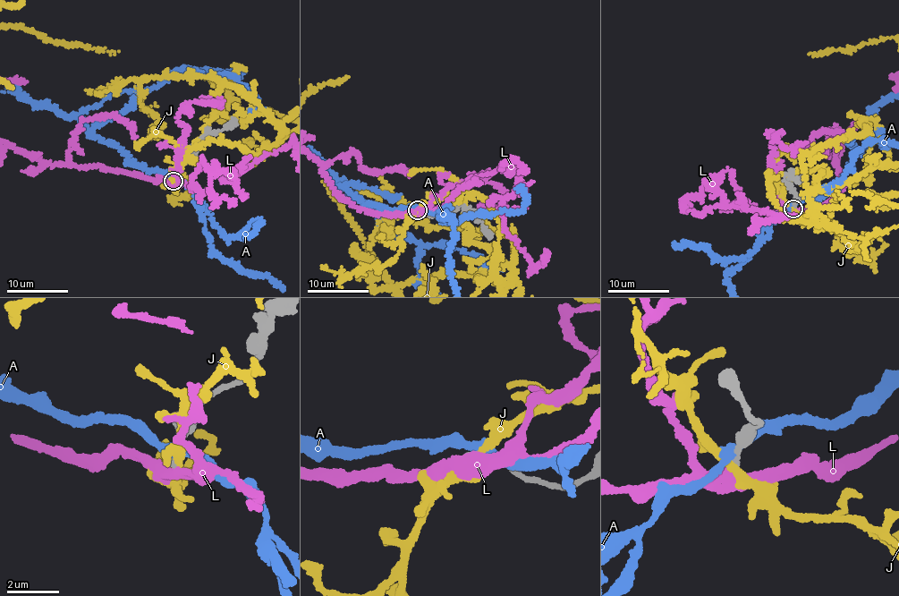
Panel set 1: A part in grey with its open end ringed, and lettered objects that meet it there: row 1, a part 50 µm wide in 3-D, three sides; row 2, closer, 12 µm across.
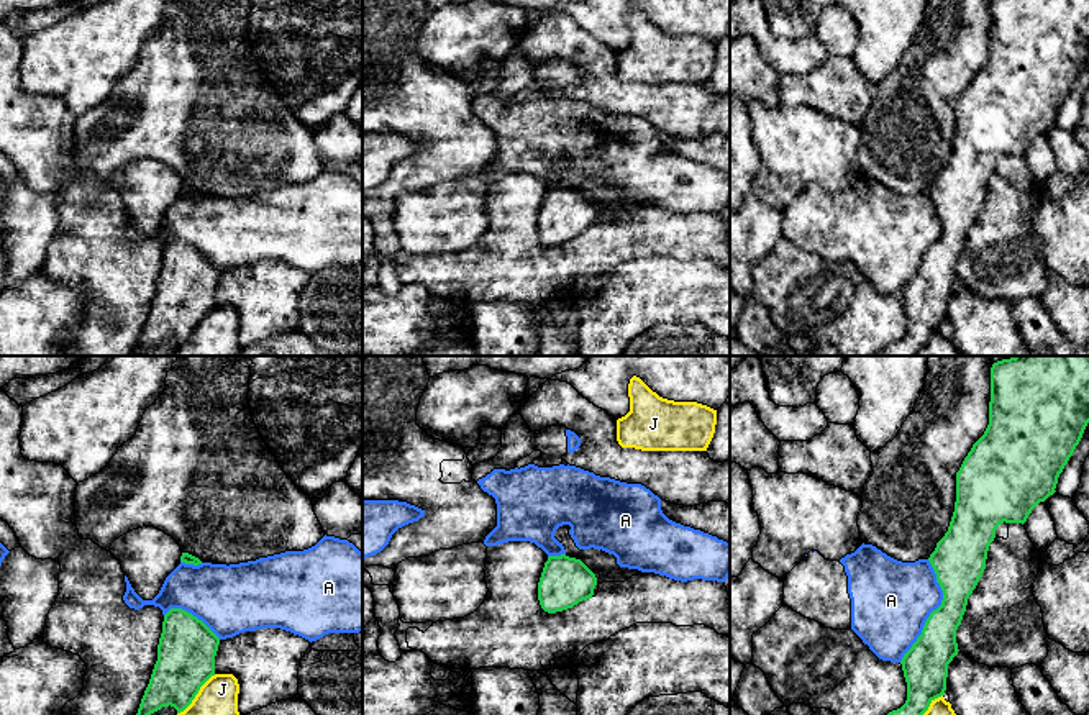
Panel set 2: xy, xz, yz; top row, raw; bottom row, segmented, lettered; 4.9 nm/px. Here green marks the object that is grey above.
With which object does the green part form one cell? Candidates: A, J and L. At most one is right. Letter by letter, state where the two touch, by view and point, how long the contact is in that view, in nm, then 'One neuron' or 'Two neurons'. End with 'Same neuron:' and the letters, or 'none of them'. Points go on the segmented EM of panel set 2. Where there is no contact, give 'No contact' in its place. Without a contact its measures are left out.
A: Touches green at yz (934, 610). Shared border 500 nm. Two neurons
J: Touches green at xy (197, 692). Shared border 280 nm. Two neurons
L: No contact. Two neurons
Same neuron: none of them

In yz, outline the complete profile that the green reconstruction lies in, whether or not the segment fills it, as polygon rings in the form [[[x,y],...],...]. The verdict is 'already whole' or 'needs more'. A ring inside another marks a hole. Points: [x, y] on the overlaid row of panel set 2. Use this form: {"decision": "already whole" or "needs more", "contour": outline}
{"decision": "already whole", "contour": [[[1014,356],[991,367],[989,425],[973,444],[956,472],[955,512],[945,536],[928,561],[943,590],[941,605],[927,618],[922,635],[904,654],[900,664],[907,682],[905,704],[887,715],[923,715],[946,690],[948,664],[958,654],[956,630],[968,599],[986,569],[986,559],[1000,523],[1025,523],[1032,510],[1056,490],[1058,477],[1079,444],[1089,423],[1089,356]]]}

